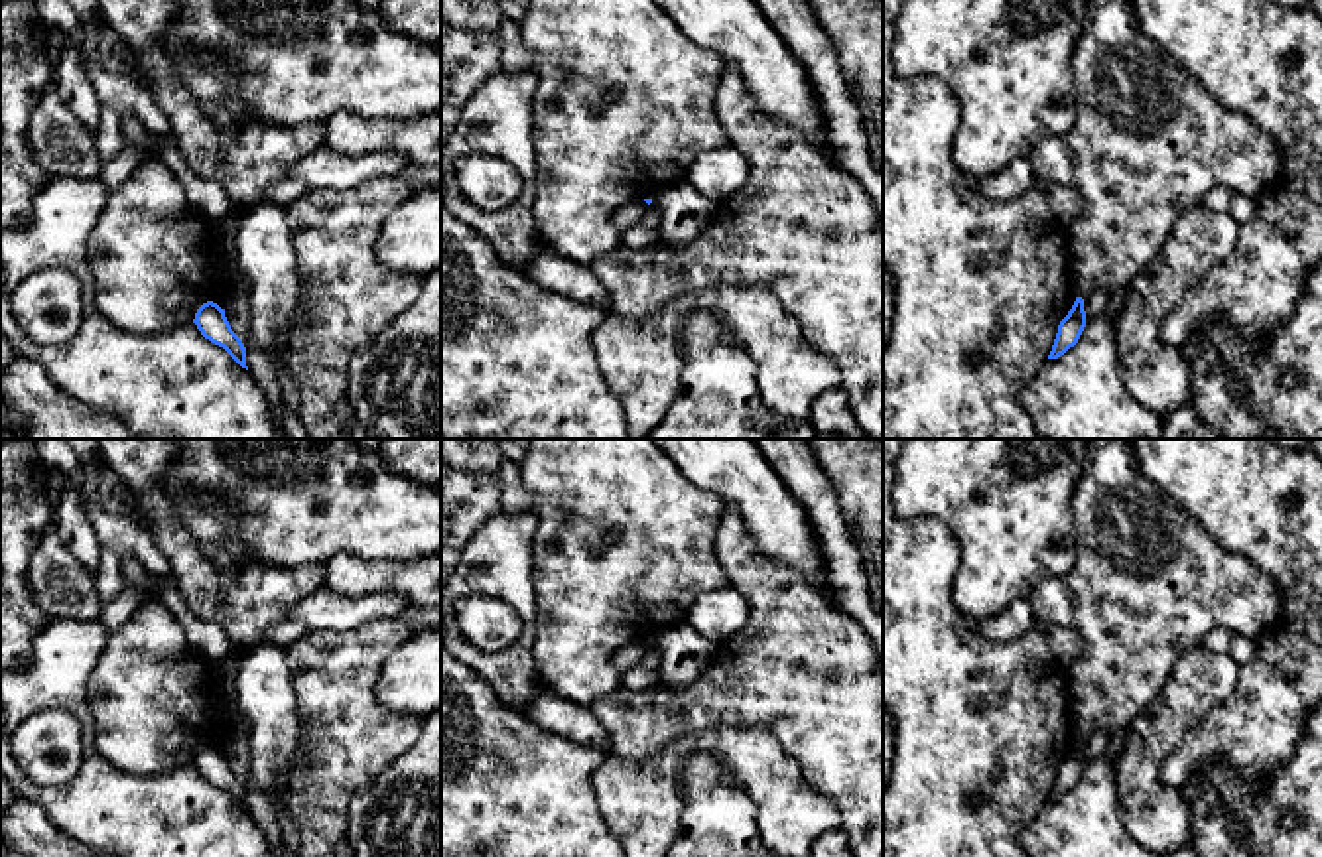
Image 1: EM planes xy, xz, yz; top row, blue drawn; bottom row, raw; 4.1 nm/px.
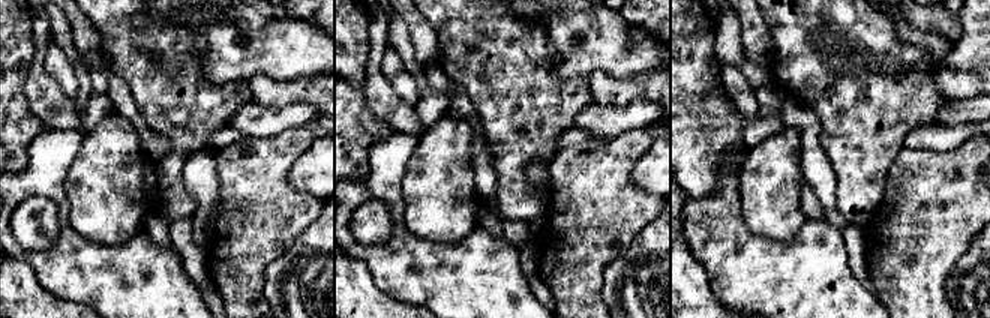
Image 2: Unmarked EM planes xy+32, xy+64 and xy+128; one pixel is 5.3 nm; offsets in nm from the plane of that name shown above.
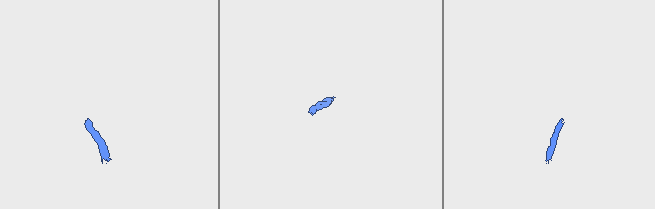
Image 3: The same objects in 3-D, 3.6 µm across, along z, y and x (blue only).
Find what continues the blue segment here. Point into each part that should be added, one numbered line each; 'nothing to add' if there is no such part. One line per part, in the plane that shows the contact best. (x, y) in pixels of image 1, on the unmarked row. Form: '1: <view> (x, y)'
1: xz (631, 655)

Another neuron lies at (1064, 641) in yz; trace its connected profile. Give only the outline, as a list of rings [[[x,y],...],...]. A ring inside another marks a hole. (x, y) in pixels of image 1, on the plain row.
[[[1050,625],[1046,632],[1048,644],[1062,666],[1070,666],[1080,654],[1080,636],[1070,626]]]

